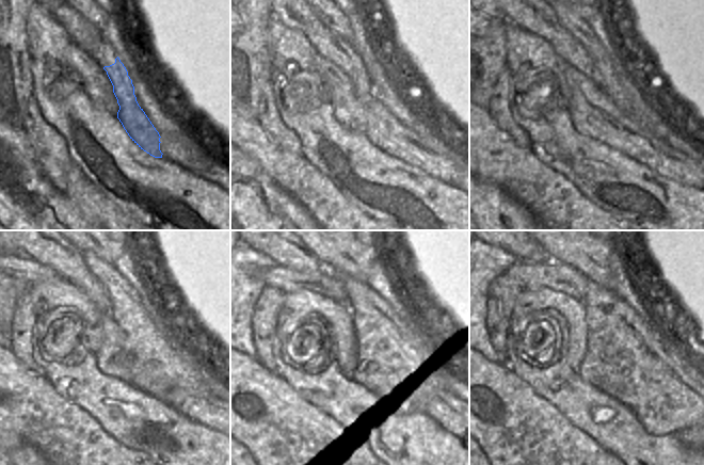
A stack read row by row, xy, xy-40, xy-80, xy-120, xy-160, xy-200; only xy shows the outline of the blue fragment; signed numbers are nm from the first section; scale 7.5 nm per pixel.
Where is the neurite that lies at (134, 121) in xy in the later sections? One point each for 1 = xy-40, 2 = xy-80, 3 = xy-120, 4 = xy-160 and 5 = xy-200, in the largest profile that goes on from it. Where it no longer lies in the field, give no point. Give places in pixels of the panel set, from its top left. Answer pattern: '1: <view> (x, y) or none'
1: xy-40 (294, 13)
2: xy-80 (530, 13)
3: xy-120 (54, 252)
4: xy-160 (290, 252)
5: xy-200 (524, 252)

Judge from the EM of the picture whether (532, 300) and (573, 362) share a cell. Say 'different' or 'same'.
same

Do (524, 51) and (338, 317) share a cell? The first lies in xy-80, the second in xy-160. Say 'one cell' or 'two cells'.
one cell

